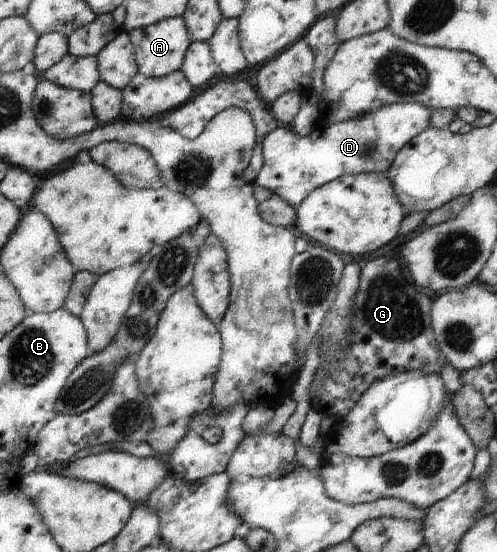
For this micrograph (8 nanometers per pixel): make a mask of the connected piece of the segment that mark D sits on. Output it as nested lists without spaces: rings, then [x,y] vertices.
[[[393,103],[359,118],[336,123],[327,126],[327,128],[315,128],[311,131],[311,134],[304,137],[288,131],[285,127],[277,127],[264,138],[262,144],[263,166],[253,184],[270,190],[273,196],[277,195],[285,200],[287,204],[297,208],[312,190],[343,175],[385,174],[391,163],[396,159],[398,150],[401,150],[414,136],[430,126],[430,112],[430,109],[419,103]]]

